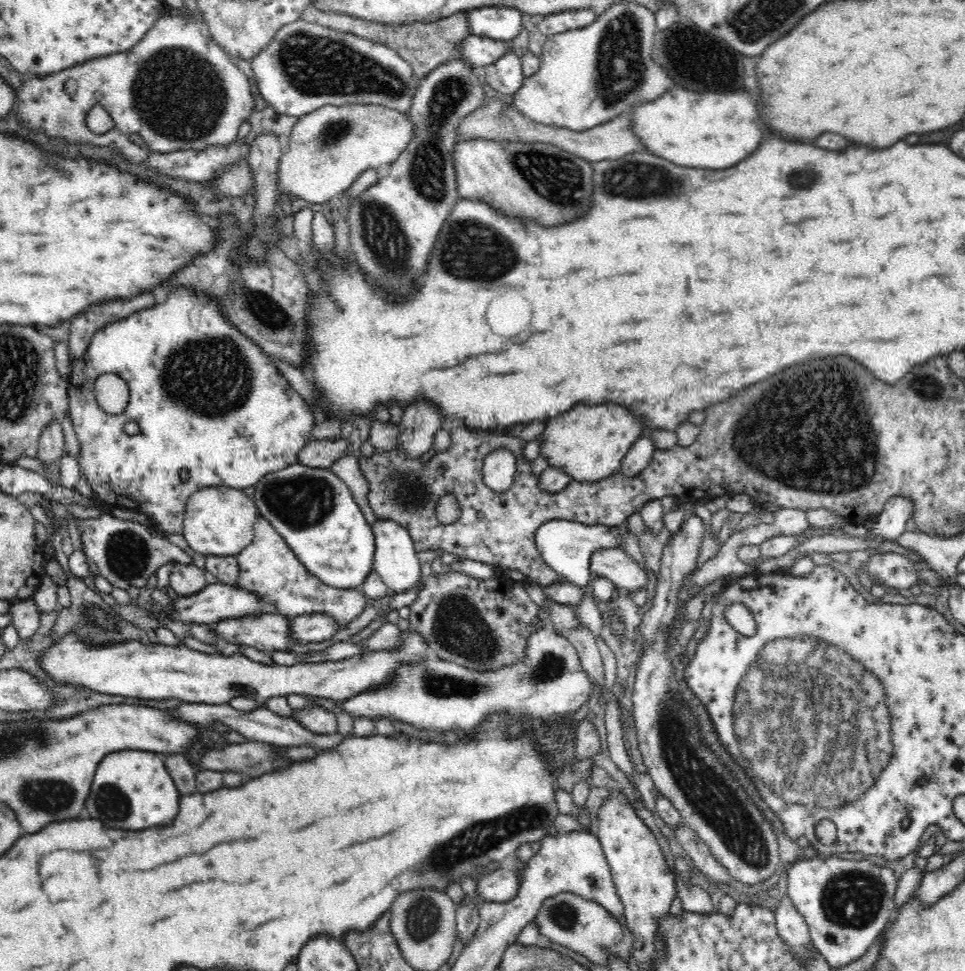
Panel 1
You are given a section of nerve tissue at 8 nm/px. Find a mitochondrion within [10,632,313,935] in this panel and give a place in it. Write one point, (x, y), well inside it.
(51, 796)

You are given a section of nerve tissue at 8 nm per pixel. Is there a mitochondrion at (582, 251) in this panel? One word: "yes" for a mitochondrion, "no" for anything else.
no

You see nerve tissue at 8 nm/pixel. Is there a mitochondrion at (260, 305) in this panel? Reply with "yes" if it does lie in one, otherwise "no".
yes

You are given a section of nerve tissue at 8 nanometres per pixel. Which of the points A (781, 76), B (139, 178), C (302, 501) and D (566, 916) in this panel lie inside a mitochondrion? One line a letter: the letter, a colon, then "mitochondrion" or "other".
A: other
B: other
C: mitochondrion
D: mitochondrion

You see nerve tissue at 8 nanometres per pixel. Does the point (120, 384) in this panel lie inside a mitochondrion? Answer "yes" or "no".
no

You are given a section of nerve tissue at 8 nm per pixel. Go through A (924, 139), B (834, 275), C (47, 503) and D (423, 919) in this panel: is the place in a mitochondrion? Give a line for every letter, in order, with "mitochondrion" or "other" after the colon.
A: other
B: other
C: other
D: mitochondrion

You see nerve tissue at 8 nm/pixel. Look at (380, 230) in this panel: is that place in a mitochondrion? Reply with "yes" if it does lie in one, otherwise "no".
yes

